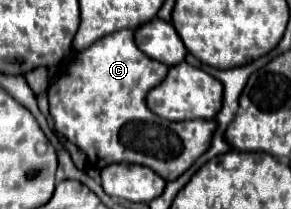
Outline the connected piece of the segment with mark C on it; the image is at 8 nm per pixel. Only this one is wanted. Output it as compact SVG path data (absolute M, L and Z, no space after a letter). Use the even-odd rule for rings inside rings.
M122 29L120 33L110 33L96 41L96 45L86 51L76 53L72 59L64 61L56 83L48 89L48 111L52 117L54 131L66 141L74 143L88 157L88 165L94 169L104 169L112 163L136 163L154 169L166 181L176 181L184 171L188 171L194 161L208 151L212 135L216 131L216 121L164 121L156 117L146 105L146 95L154 85L160 85L168 75L168 67L144 55L134 43L134 31Z

